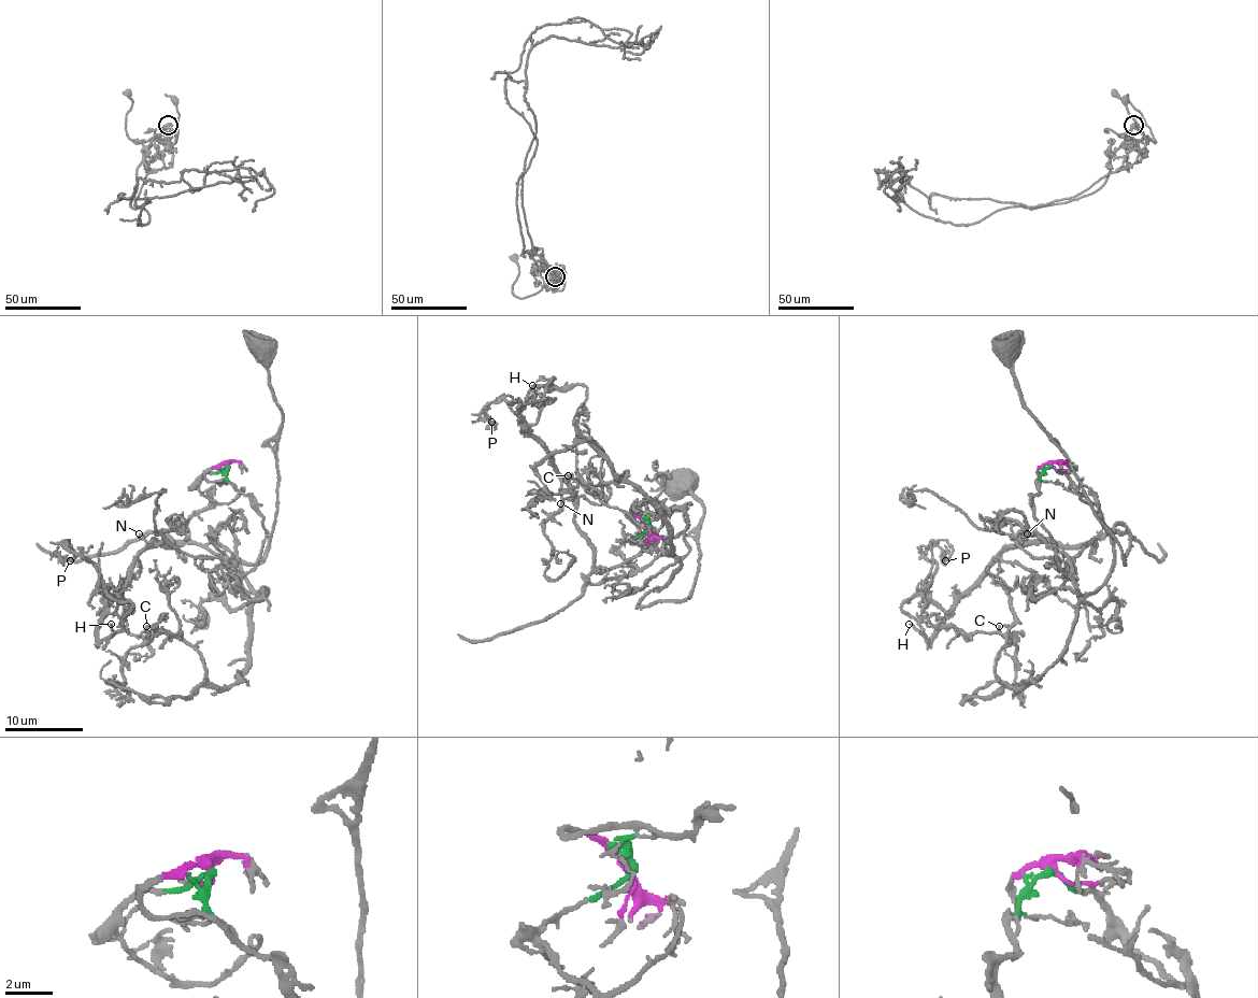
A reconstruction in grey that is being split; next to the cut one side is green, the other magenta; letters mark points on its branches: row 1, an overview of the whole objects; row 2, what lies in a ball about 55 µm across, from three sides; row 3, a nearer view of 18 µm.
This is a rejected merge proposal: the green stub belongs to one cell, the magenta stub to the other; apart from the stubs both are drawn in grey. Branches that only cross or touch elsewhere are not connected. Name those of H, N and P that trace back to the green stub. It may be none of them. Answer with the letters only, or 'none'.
H, N, P

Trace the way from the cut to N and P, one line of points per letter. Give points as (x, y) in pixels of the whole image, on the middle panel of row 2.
N: (647, 526), (618, 550), (635, 570), (590, 583), (592, 544), (575, 523), (575, 503), (569, 497), (561, 503)
P: (647, 526), (618, 550), (635, 570), (590, 583), (571, 487), (530, 432), (540, 407), (492, 401), (490, 423)

